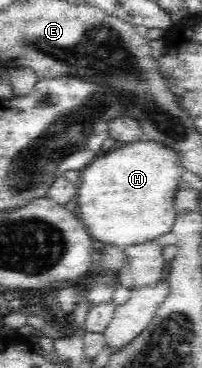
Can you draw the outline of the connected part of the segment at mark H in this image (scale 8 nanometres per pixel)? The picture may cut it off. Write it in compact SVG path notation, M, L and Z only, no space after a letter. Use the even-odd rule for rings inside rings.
M152 139L118 144L81 171L75 212L93 240L131 247L171 232L176 219L174 199L184 168L177 152Z

